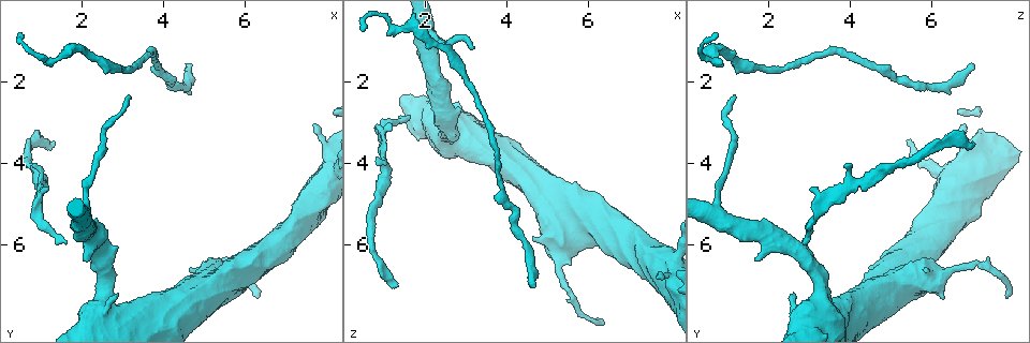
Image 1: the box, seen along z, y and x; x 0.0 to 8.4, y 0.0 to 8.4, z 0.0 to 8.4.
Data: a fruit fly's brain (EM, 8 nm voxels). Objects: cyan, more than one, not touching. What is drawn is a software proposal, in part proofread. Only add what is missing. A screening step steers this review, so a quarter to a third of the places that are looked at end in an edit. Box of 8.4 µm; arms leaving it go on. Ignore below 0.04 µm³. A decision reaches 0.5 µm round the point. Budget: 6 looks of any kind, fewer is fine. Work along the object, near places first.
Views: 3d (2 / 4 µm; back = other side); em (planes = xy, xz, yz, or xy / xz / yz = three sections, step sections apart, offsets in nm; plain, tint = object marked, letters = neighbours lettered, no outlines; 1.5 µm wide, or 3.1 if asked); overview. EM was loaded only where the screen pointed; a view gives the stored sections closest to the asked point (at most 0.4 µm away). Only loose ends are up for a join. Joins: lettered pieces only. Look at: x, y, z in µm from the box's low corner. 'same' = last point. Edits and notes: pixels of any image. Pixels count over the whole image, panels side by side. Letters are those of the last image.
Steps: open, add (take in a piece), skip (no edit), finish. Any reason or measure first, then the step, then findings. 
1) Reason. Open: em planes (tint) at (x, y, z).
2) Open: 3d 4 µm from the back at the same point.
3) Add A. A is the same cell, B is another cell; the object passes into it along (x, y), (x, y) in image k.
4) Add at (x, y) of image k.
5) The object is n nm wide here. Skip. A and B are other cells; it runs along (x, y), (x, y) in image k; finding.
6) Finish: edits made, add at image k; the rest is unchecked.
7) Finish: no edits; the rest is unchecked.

End of a long branch. Open: em planes (letters) at (6.40, 7.25, 7.80).

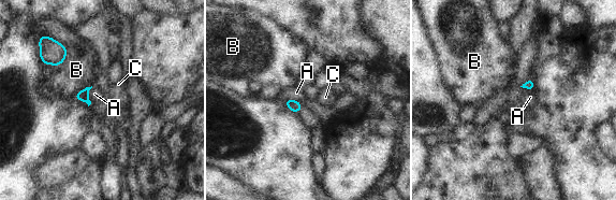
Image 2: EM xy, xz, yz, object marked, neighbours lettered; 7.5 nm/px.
The longest contact is with B, 220 nm. Skip. A, B and C are other cells; none of them fits.

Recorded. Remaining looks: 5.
Branch stops here. Open: em planes (letters) at (1.65, 5.95, 2.80).

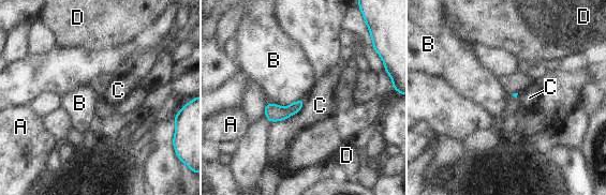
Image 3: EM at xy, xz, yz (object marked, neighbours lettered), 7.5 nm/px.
Skip. A, B, C and D are other cells; a border runs along (300, 99), (285, 106), (275, 104) in image 3; none of them fits.

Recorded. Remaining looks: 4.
Tapers out. Open: 3d 2 µm at (1.30, 3.55, 6.95).

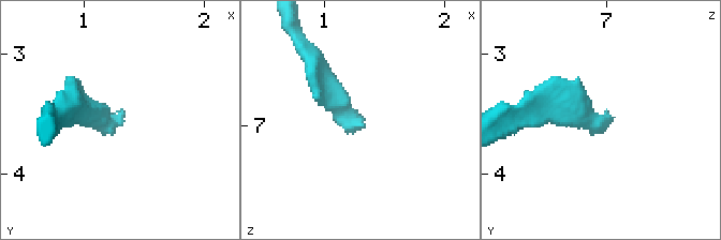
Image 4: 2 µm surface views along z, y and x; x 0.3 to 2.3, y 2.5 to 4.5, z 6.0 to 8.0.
Need the tissue. Open: em yz step 4 (tint) at (1.30, 3.48, 6.96).

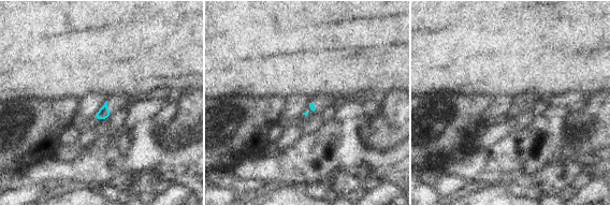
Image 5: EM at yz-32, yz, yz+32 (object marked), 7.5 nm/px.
Cut it another way. Open: em planes (letters) at the same point.

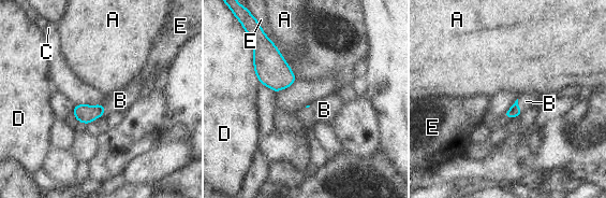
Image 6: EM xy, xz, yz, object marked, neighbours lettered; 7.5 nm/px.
Add B. B is the same cell, A, C, D and E are other cells; it goes on there.

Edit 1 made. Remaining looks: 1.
Finish: edits made, add at image 6; the rest is unchecked.

